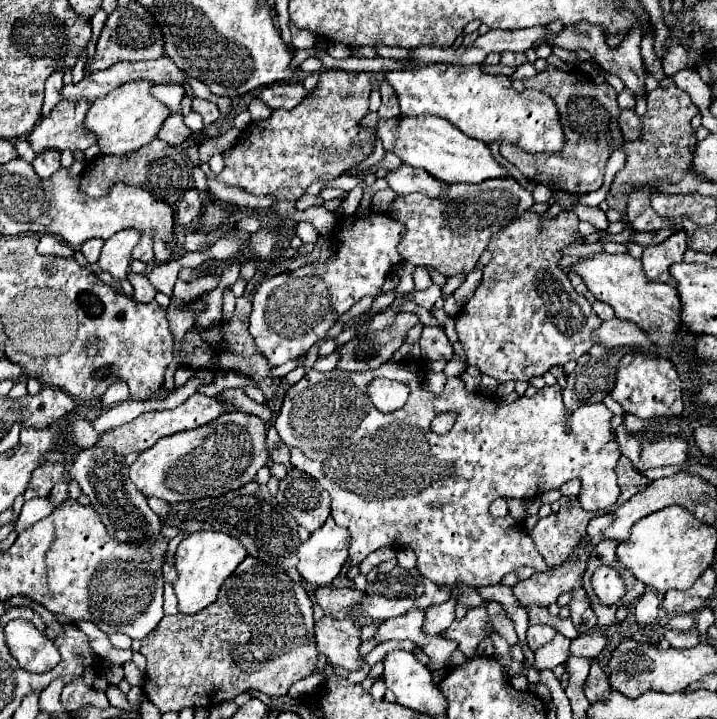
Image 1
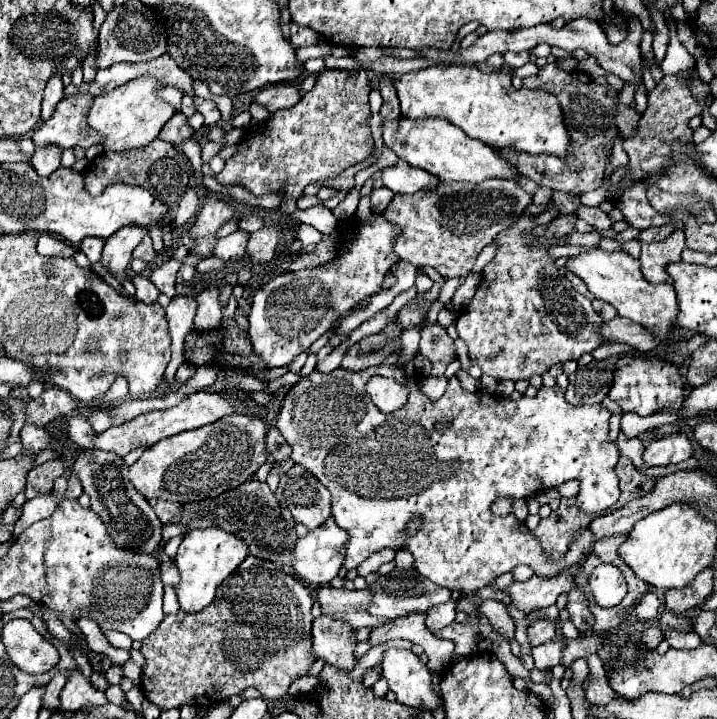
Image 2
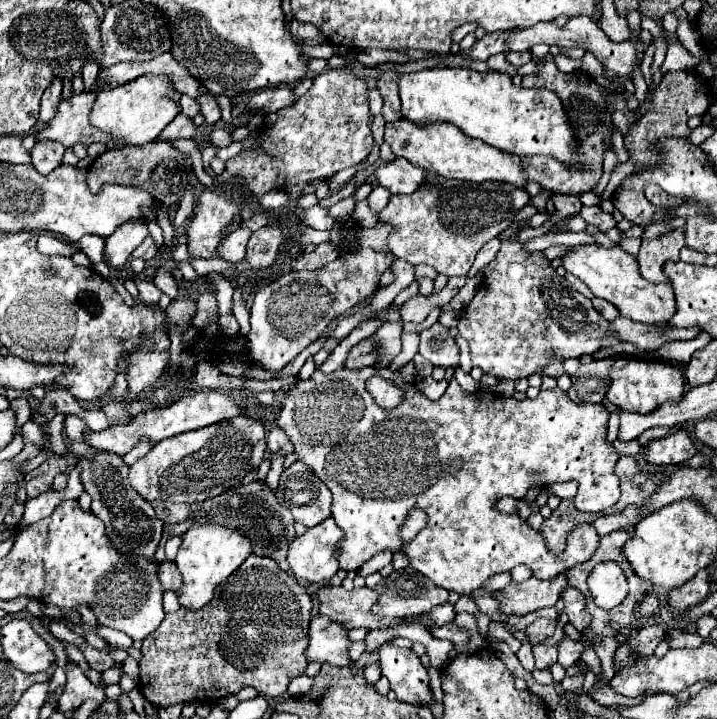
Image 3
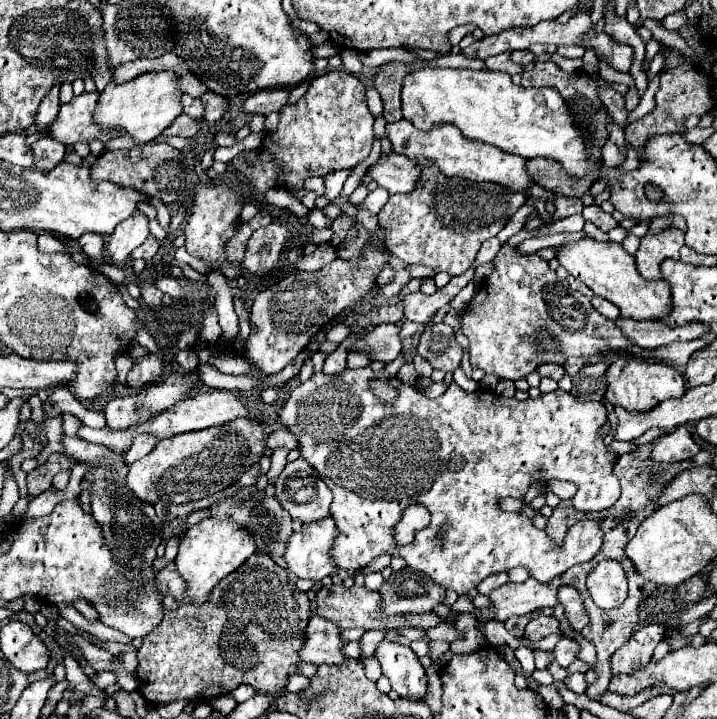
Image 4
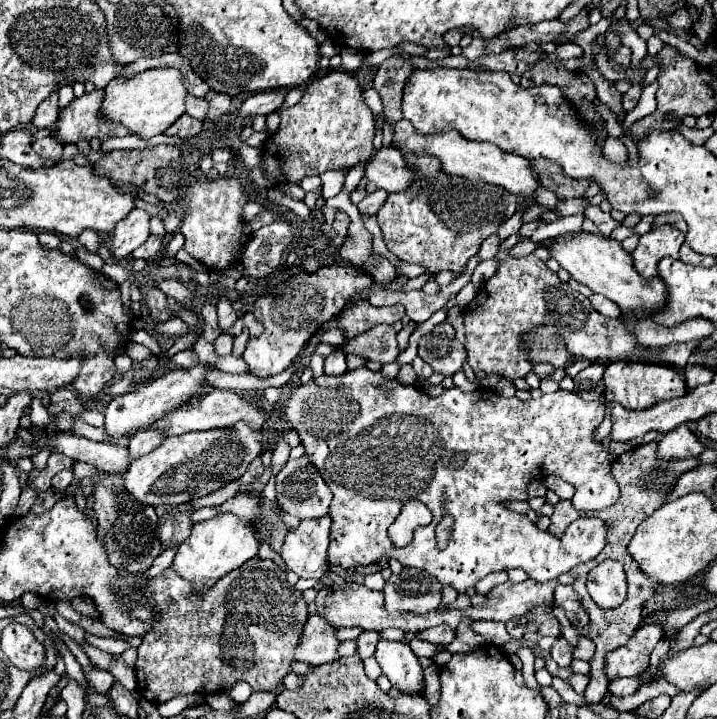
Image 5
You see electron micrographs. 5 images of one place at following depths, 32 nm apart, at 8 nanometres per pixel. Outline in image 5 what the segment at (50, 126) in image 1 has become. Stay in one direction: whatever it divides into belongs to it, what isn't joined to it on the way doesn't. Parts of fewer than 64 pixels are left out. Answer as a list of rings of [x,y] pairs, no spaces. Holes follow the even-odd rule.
[[[94,90],[90,94],[84,94],[82,98],[76,98],[74,102],[70,102],[70,106],[60,114],[58,122],[56,122],[56,136],[64,142],[64,144],[74,144],[80,138],[94,138],[98,136],[100,140],[110,138],[110,136],[128,136],[132,132],[128,132],[128,128],[120,126],[120,124],[112,124],[108,120],[104,120],[100,116],[100,104],[104,102],[104,90]]]

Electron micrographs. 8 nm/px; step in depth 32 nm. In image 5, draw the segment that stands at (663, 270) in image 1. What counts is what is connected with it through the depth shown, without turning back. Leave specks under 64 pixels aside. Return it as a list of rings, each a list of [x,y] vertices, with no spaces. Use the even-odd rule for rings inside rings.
[[[662,224],[640,236],[638,248],[632,252],[634,268],[642,278],[656,276],[656,264],[664,256],[678,258],[678,250],[684,244],[684,234],[672,224]]]

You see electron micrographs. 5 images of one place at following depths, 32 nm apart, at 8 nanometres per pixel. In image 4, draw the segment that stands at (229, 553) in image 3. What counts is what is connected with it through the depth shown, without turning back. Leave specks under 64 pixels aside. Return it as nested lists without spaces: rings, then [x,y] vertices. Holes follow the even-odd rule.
[[[208,518],[194,524],[180,542],[178,556],[174,560],[176,570],[188,582],[186,600],[202,604],[208,598],[208,592],[216,586],[216,582],[220,582],[226,574],[244,564],[244,560],[248,560],[248,556],[252,556],[254,552],[256,552],[256,542],[248,534],[248,530],[240,528],[240,524],[236,524],[232,518],[224,520]]]

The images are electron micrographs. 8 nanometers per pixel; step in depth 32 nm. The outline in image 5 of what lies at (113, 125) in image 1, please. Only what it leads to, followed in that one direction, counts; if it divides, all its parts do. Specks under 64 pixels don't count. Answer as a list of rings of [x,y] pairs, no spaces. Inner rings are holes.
[[[152,68],[130,78],[114,78],[108,88],[104,88],[104,92],[106,96],[102,104],[102,116],[110,122],[124,124],[140,138],[162,134],[186,112],[188,90],[184,84],[184,76],[176,68]]]

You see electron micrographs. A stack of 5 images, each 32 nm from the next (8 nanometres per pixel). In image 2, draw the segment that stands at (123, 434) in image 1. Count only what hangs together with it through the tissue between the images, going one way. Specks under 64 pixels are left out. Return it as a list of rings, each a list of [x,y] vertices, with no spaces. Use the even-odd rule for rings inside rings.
[[[200,390],[200,392],[194,392],[194,394],[186,396],[174,408],[160,410],[160,412],[146,412],[146,414],[136,416],[130,422],[124,422],[120,426],[112,426],[106,432],[96,434],[94,436],[94,448],[108,450],[108,452],[114,452],[118,456],[126,456],[130,450],[134,450],[138,446],[152,446],[162,438],[170,438],[170,436],[180,434],[180,432],[196,430],[200,426],[206,426],[206,424],[212,424],[212,422],[220,420],[224,416],[230,416],[234,412],[236,412],[236,408],[224,392],[204,392],[204,390]]]

